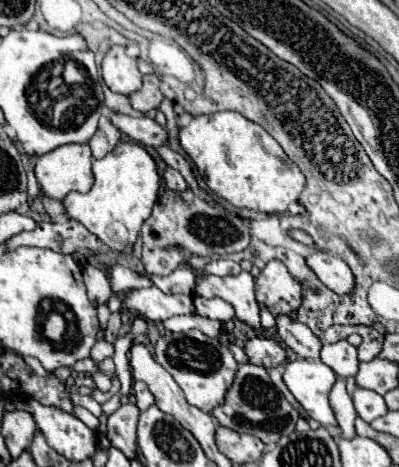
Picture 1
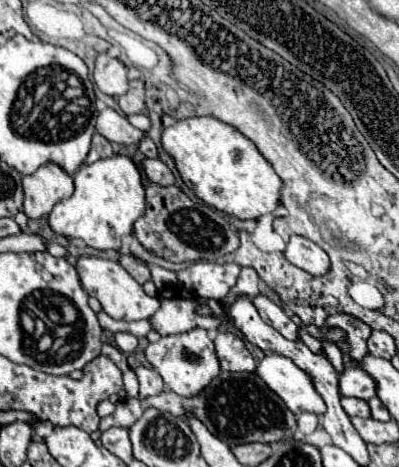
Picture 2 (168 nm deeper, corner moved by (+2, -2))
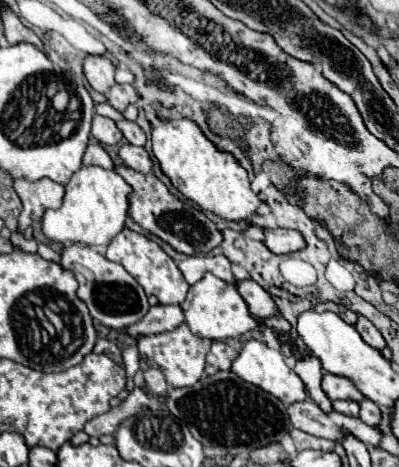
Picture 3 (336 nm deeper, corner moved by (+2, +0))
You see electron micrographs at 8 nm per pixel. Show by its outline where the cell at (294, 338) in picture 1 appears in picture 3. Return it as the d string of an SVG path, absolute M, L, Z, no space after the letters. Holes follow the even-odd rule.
M253 280L239 282L239 294L247 302L247 308L251 314L255 314L259 318L271 318L271 316L279 314L271 294L267 290L263 290L259 284L255 284Z

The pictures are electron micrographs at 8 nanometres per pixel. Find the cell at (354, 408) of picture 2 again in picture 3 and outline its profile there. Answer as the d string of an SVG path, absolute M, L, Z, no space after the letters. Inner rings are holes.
M335 400L333 410L347 416L359 416L359 404L353 400Z

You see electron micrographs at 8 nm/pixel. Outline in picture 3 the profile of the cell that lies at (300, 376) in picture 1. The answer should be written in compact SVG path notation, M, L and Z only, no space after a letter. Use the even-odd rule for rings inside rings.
M249 340L249 342L245 342L245 346L241 348L241 352L239 352L239 356L237 356L235 364L233 364L233 372L235 372L239 378L243 378L243 380L247 380L247 382L251 382L251 384L263 388L265 392L273 394L273 396L279 398L285 406L307 400L305 384L303 384L303 380L285 364L285 356L283 356L279 350L271 350L267 344L259 342L259 340Z

